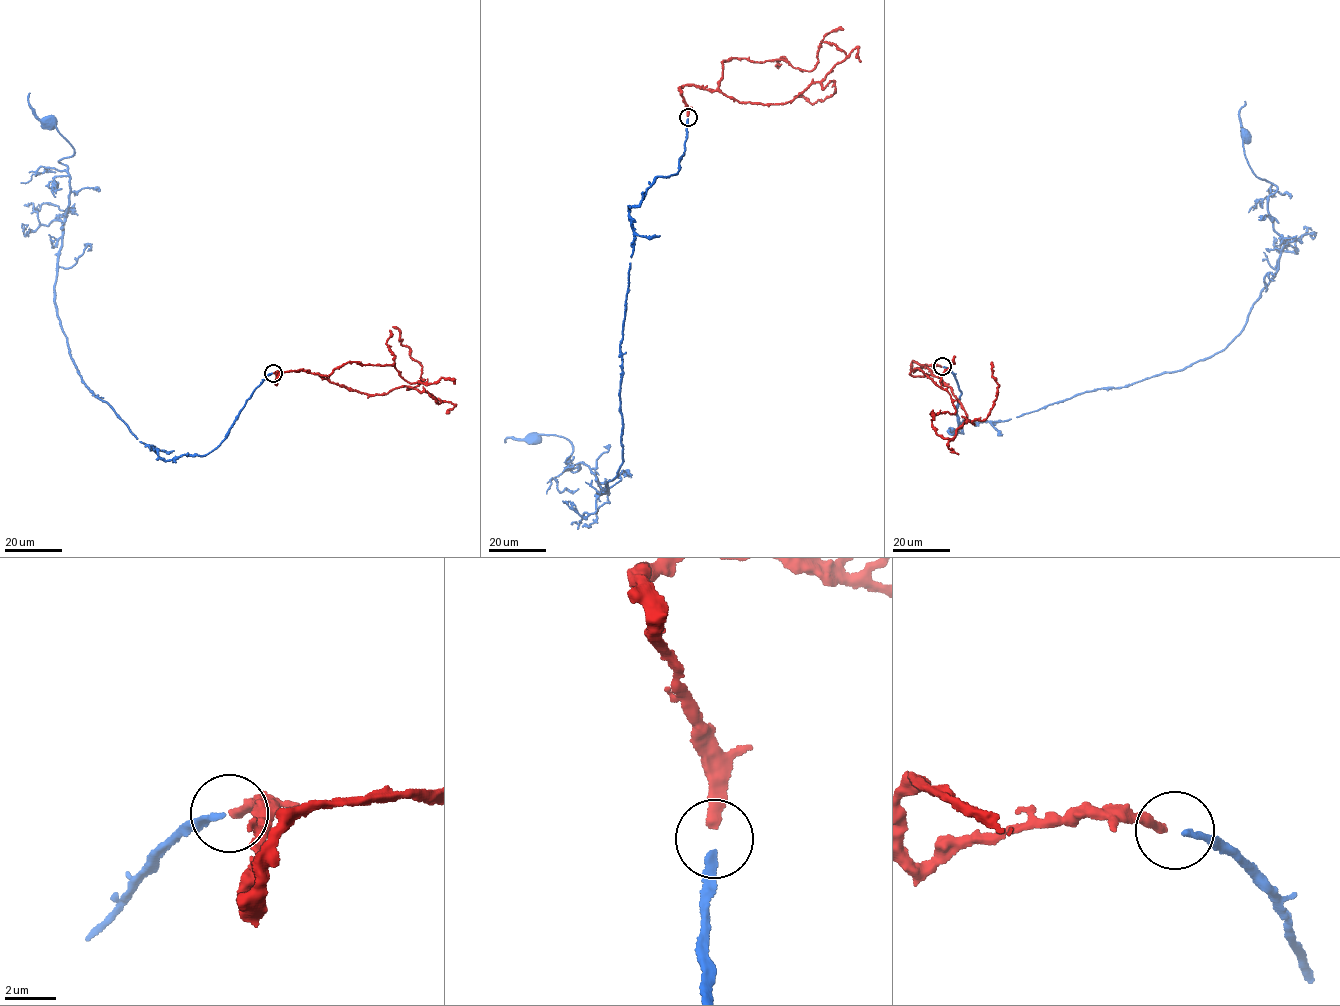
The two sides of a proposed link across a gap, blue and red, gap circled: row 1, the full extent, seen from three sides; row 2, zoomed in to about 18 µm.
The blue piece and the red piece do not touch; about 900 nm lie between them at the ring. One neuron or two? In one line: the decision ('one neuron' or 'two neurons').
one neuron

